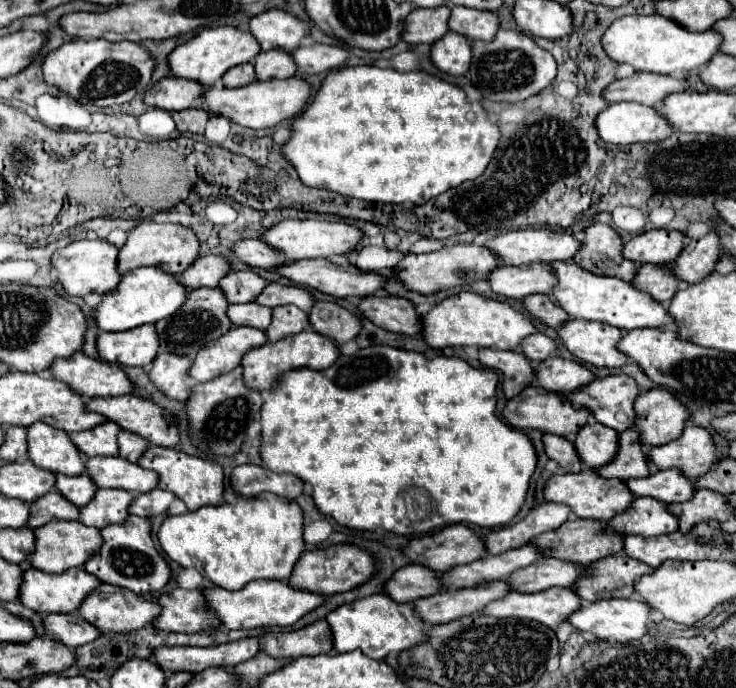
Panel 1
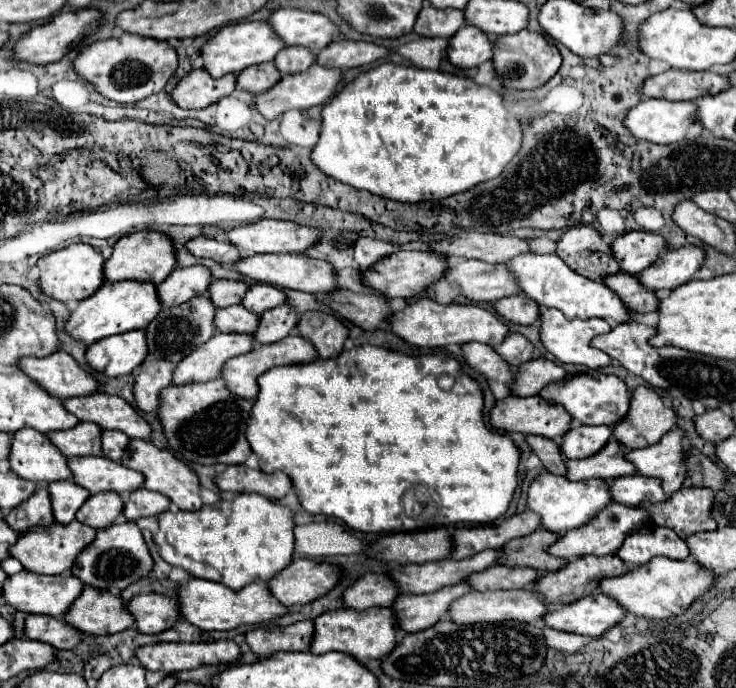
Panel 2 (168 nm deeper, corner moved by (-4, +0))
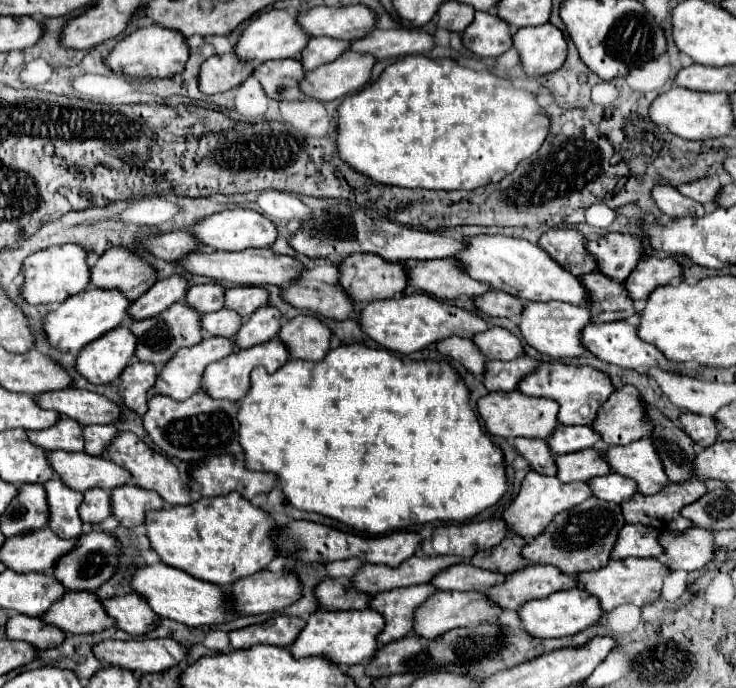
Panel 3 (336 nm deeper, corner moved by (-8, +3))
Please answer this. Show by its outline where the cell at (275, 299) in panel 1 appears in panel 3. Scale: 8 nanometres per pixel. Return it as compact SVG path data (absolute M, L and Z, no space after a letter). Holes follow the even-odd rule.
M231 287L225 291L225 307L237 311L245 319L267 303L269 293L263 287Z

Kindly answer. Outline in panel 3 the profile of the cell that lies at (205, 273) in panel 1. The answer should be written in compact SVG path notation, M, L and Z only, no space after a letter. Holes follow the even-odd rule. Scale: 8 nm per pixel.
M171 275L167 279L157 281L145 295L133 301L129 313L133 319L149 319L177 301L183 301L189 291L189 283L183 275Z

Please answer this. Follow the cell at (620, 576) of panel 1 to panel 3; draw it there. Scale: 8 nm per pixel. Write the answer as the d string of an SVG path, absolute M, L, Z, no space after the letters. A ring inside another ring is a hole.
M527 565L507 577L505 583L491 587L489 599L503 609L517 611L521 605L533 599L543 599L551 593L577 587L577 575L565 575L557 567L549 565Z

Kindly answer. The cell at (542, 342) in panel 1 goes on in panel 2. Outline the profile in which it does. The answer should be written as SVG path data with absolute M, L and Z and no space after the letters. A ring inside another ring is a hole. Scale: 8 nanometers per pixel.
M507 334L505 340L495 346L495 350L511 366L519 366L533 356L533 344L521 334Z

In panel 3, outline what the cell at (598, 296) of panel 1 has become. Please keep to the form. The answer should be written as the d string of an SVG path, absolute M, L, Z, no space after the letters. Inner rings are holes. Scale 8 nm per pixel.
M477 235L469 237L469 243L463 253L455 259L463 261L469 275L477 281L489 283L497 291L505 291L509 295L521 297L525 303L531 301L565 301L571 305L587 307L589 293L579 277L569 275L561 265L553 263L539 245L533 245L525 239L503 237L503 235Z

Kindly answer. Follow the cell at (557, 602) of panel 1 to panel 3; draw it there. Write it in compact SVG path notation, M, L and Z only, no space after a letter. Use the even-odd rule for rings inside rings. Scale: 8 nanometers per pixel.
M437 591L415 611L415 631L421 637L433 639L449 629L455 629L455 627L481 625L487 619L497 619L501 613L503 613L503 609L497 607L485 593L479 593L479 591Z

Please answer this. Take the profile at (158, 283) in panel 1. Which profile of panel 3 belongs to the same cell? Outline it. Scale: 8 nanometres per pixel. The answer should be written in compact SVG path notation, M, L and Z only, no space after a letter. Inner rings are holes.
M89 287L87 291L69 297L65 303L61 303L47 315L45 331L49 343L59 351L81 351L93 339L99 339L101 335L117 329L123 323L131 323L133 317L129 315L129 305L131 305L129 299L125 299L121 291L105 291L99 287Z

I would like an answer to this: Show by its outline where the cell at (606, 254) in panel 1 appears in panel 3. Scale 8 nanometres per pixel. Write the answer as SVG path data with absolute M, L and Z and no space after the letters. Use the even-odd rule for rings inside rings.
M549 229L541 235L539 245L575 277L593 273L597 269L597 263L593 263L593 255L585 251L585 237L579 229Z

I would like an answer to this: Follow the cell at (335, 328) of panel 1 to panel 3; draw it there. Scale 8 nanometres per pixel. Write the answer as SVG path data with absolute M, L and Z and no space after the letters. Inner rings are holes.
M299 315L287 321L279 337L289 347L293 359L321 361L331 349L331 329L315 315Z

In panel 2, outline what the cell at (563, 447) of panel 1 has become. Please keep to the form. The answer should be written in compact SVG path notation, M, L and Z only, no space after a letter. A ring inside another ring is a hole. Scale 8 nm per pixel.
M527 436L527 444L539 456L539 460L543 462L543 466L551 474L565 476L565 472L567 472L565 458L563 458L559 446L553 440L547 440L547 438L541 438L541 436Z

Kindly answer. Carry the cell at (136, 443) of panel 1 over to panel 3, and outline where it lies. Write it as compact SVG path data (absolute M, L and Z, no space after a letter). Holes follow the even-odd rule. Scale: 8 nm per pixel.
M89 425L83 427L85 435L85 453L89 455L103 455L109 443L117 437L119 429L115 425Z

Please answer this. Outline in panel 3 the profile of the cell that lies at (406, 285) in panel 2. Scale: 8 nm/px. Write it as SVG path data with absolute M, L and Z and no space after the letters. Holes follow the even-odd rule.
M355 253L341 263L341 285L357 303L395 297L409 285L403 263L391 263L373 253Z

